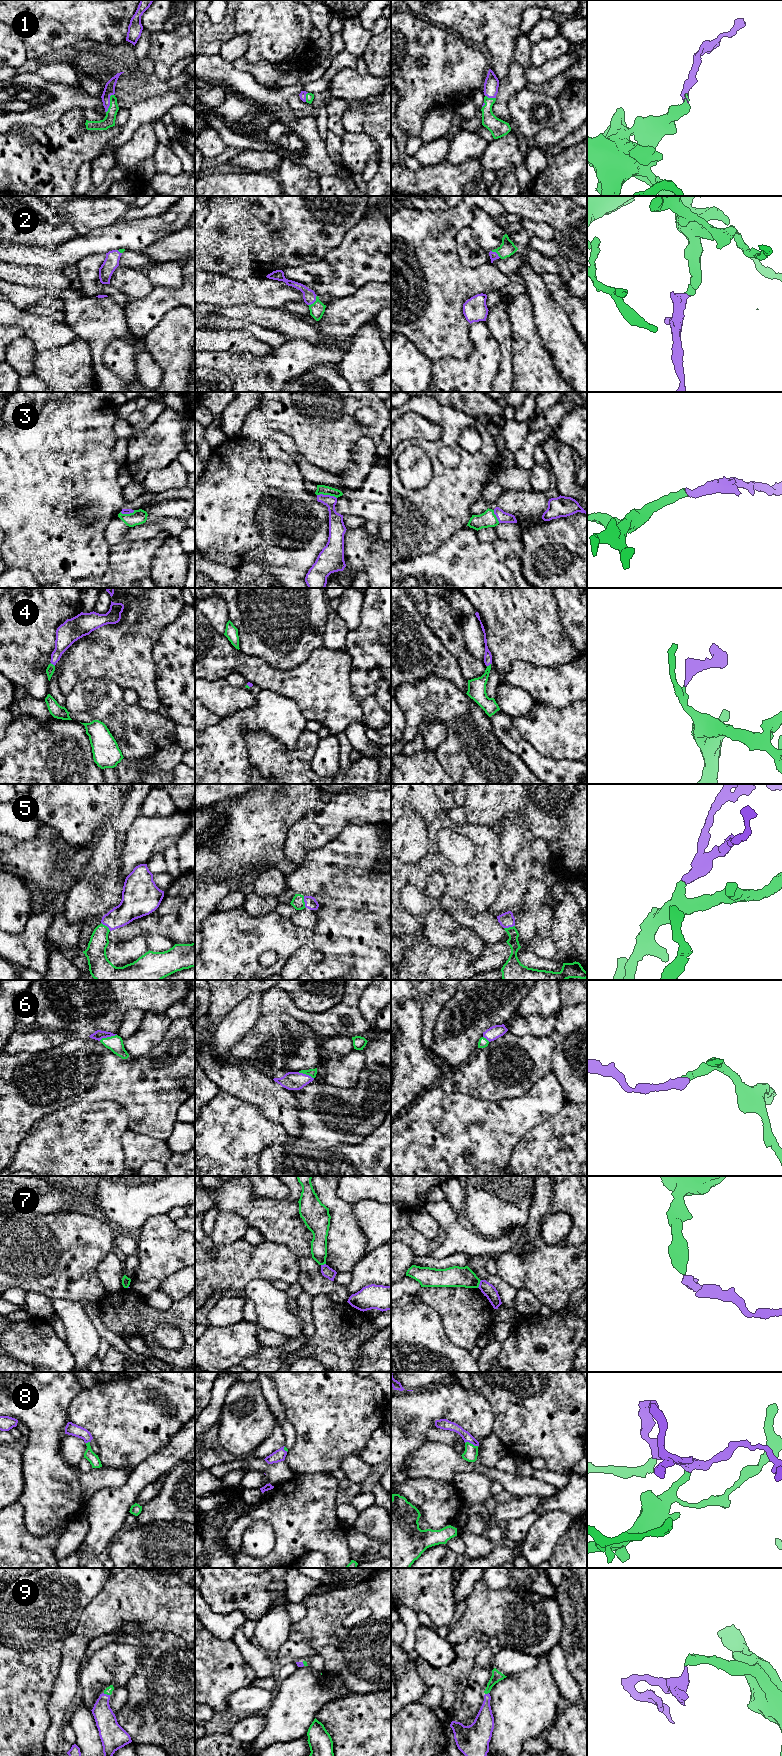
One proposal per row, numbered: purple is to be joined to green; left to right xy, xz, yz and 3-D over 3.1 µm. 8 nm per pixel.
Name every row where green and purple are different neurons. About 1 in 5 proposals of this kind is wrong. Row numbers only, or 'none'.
7

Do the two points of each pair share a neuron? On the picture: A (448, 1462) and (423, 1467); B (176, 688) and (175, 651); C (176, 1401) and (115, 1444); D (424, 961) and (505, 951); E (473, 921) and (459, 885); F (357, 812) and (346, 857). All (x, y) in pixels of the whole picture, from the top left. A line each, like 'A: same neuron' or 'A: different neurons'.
A: same neuron
B: same neuron
C: same neuron
D: same neuron
E: different neurons
F: different neurons

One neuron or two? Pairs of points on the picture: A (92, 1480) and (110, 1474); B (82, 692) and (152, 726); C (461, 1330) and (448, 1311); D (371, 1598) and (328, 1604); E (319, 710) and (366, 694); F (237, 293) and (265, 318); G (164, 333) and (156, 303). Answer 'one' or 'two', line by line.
A: one
B: one
C: one
D: one
E: two
F: two
G: two

